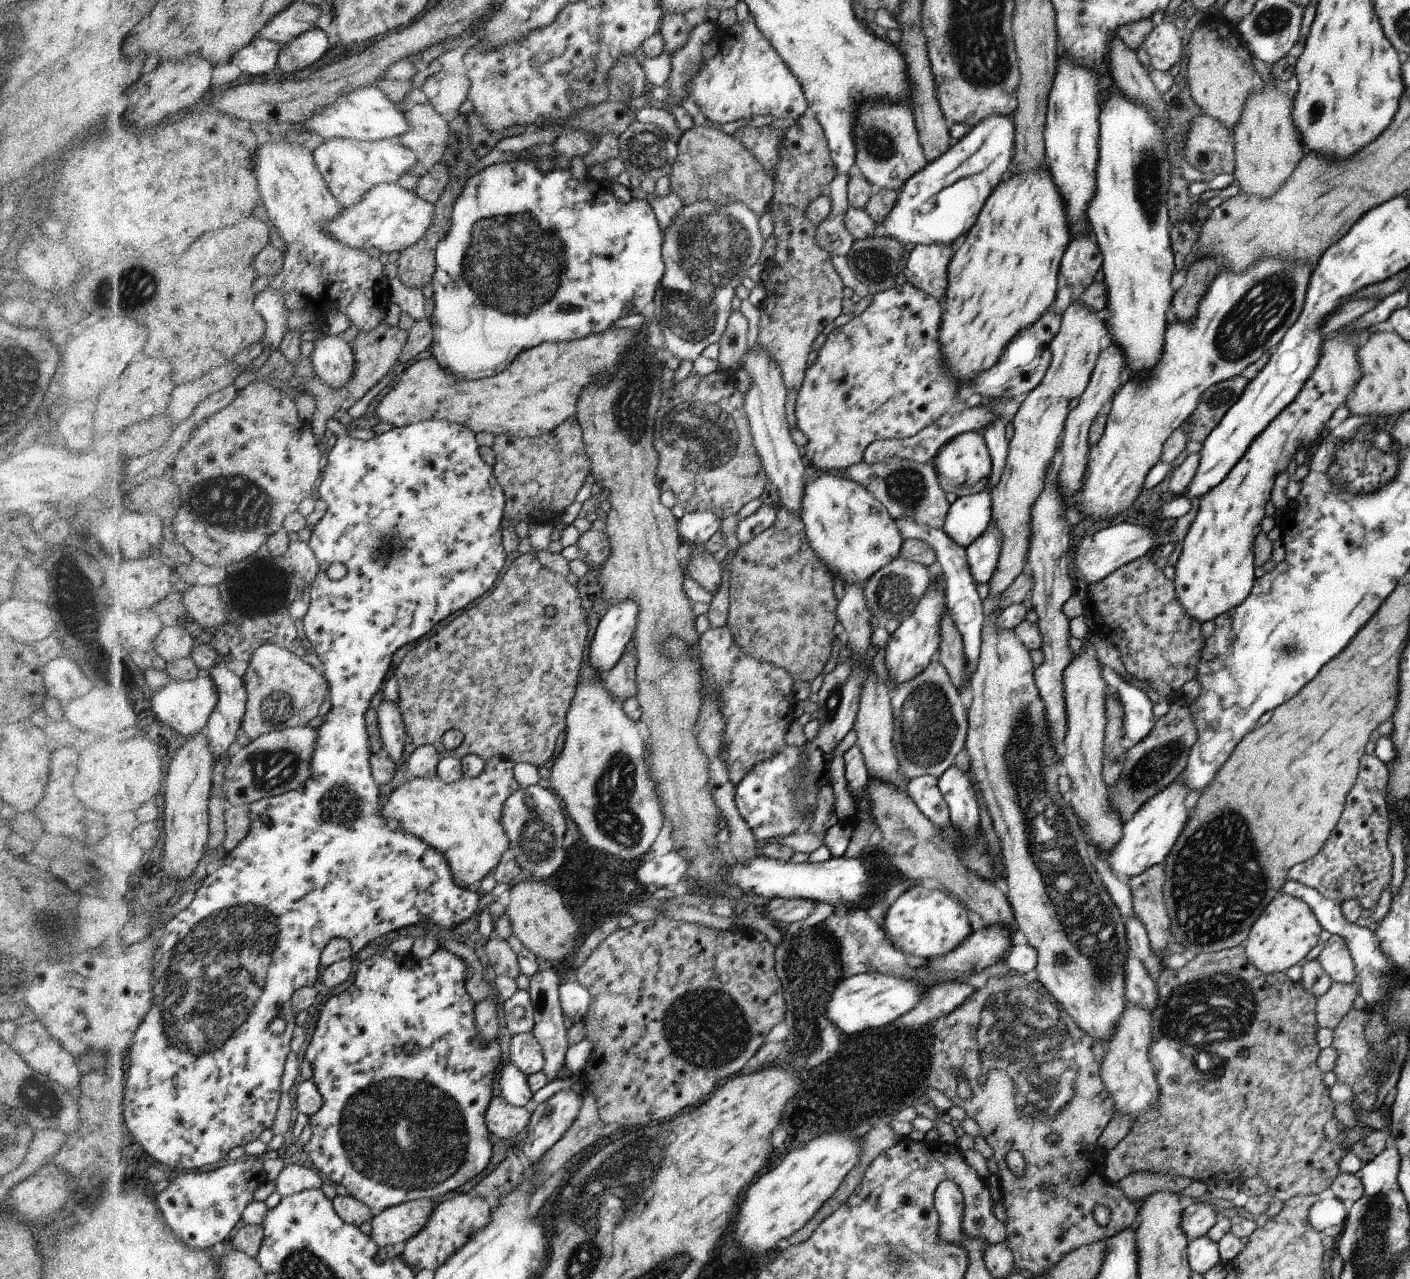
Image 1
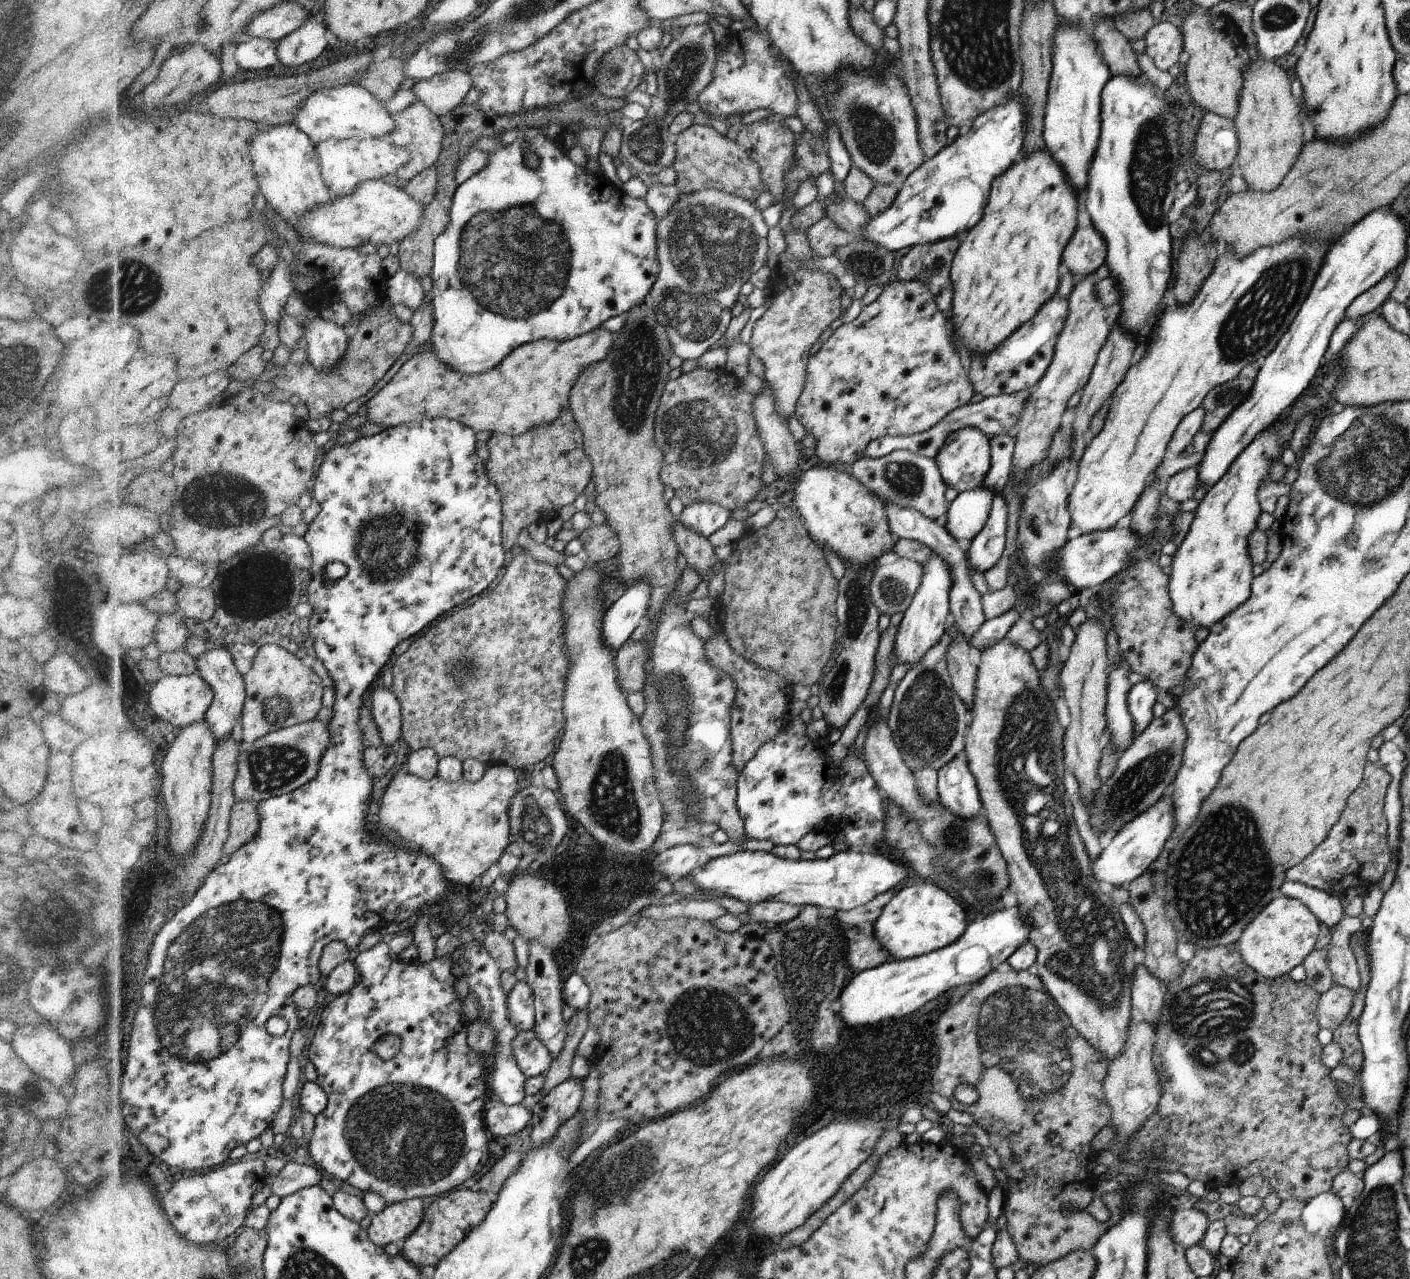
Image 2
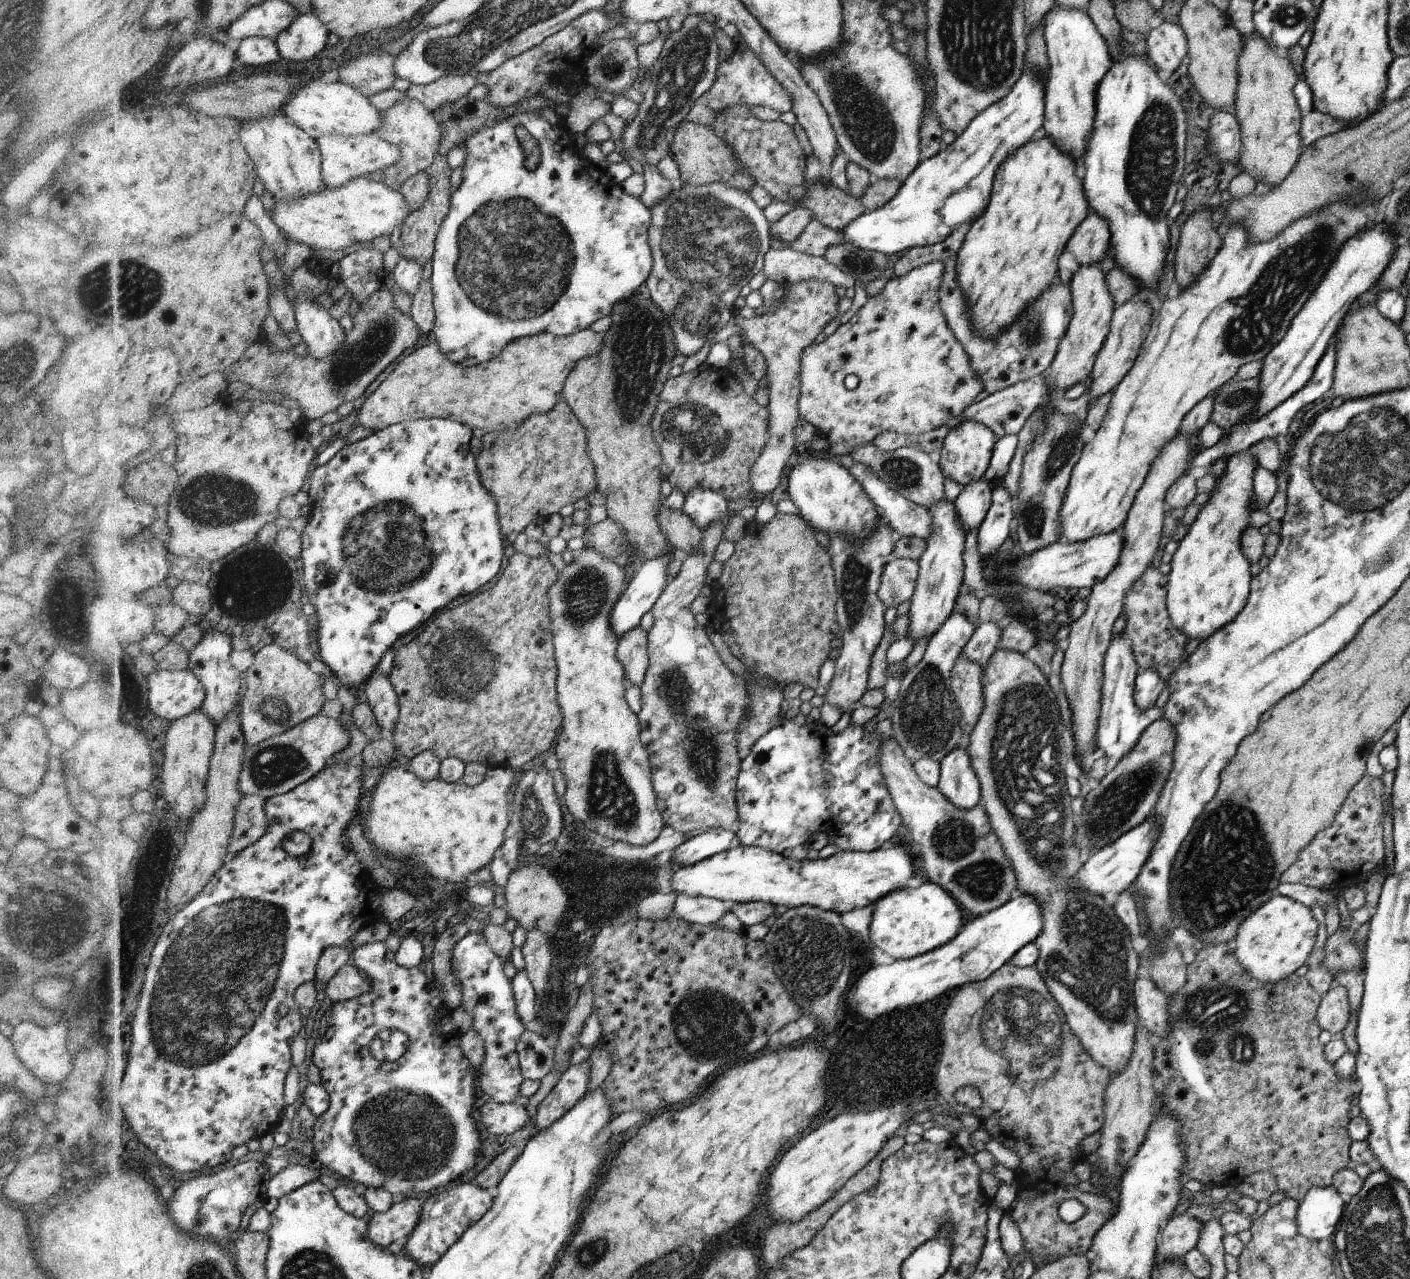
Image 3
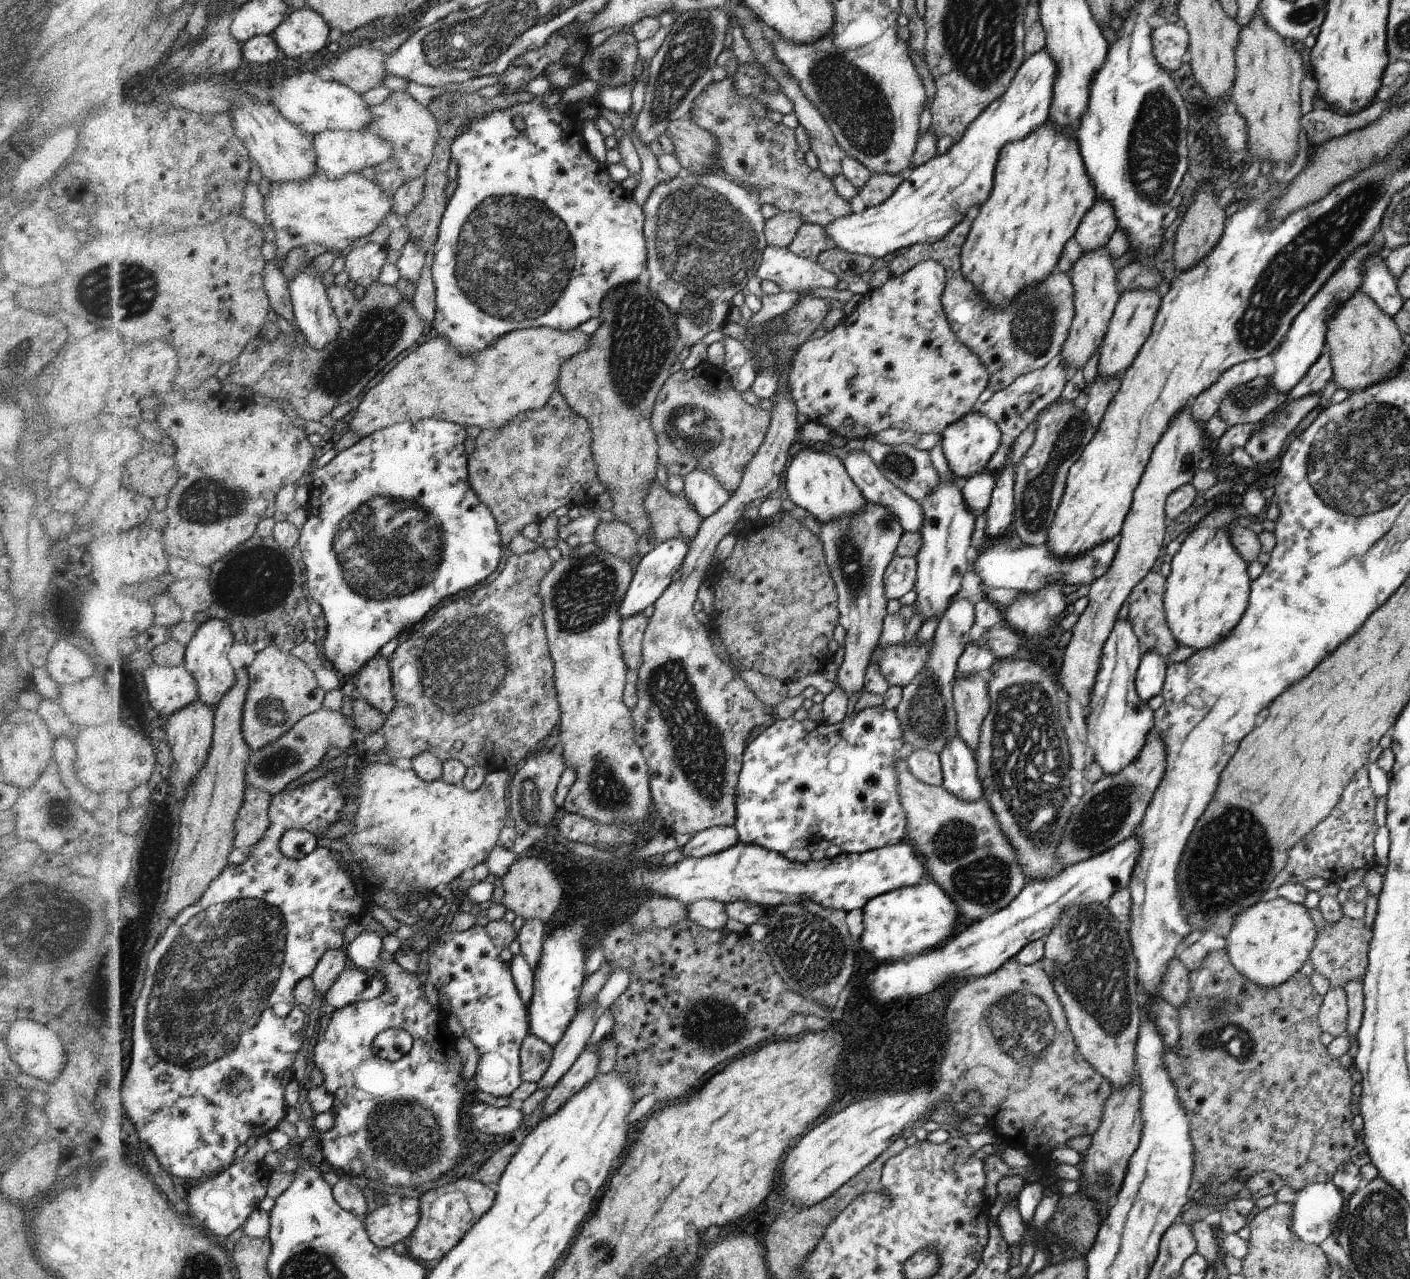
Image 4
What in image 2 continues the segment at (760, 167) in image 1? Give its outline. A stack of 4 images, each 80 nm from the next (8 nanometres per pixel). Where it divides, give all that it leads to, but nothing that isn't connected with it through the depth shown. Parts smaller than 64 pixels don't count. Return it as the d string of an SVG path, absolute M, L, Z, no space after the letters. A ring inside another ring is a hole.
M693 124L673 139L676 145L673 166L678 175L675 186L681 195L716 188L735 196L746 196L746 200L755 203L756 198L767 190L758 164L750 160L740 145L718 134L711 125Z

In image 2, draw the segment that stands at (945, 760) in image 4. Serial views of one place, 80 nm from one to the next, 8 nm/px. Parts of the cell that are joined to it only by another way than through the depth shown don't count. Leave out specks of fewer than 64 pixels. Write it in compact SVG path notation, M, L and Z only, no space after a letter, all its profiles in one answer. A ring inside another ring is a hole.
M956 756L946 766L940 768L937 778L937 790L940 802L956 816L972 818L972 816L978 816L978 812L983 811L977 778L974 777L972 770L969 768L969 762L966 760L959 759Z

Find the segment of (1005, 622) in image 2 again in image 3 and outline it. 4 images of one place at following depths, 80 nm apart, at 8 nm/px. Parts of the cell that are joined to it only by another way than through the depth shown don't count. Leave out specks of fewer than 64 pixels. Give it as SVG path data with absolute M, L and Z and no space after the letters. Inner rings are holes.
M1005 622L980 623L978 627L975 627L962 653L984 668L1003 638L1004 625Z

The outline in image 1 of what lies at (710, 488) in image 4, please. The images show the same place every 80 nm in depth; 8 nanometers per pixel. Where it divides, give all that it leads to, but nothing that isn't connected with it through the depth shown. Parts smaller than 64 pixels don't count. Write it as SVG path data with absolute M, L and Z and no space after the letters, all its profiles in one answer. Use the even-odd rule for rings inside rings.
M712 509L686 512L678 521L678 532L682 543L703 546L708 544L712 535L722 526L722 520L712 512Z

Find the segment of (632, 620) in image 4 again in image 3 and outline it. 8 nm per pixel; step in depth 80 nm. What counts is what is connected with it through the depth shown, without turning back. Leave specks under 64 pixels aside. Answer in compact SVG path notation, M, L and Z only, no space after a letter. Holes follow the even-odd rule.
M638 626L626 632L619 640L617 657L625 667L627 686L639 687L649 665L647 632Z

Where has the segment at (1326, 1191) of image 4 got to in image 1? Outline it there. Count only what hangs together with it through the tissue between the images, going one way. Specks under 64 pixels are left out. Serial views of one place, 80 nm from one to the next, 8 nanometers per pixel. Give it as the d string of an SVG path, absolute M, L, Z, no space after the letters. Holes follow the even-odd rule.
M1319 1198L1317 1202L1314 1202L1314 1204L1310 1206L1310 1210L1308 1210L1308 1222L1310 1222L1310 1226L1312 1226L1312 1228L1314 1228L1322 1237L1330 1236L1336 1240L1343 1232L1346 1218L1348 1217L1347 1212L1348 1209L1340 1200L1338 1200L1338 1198Z

